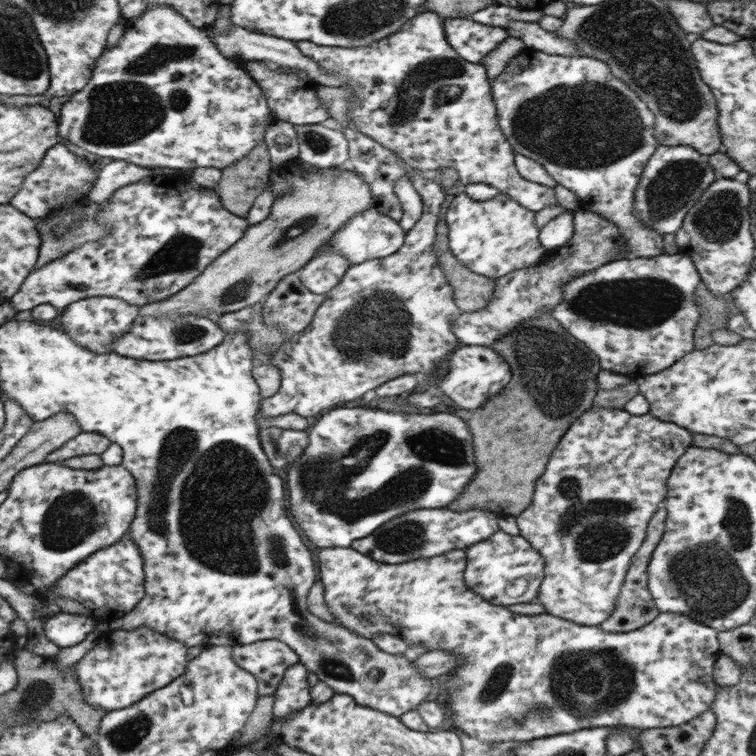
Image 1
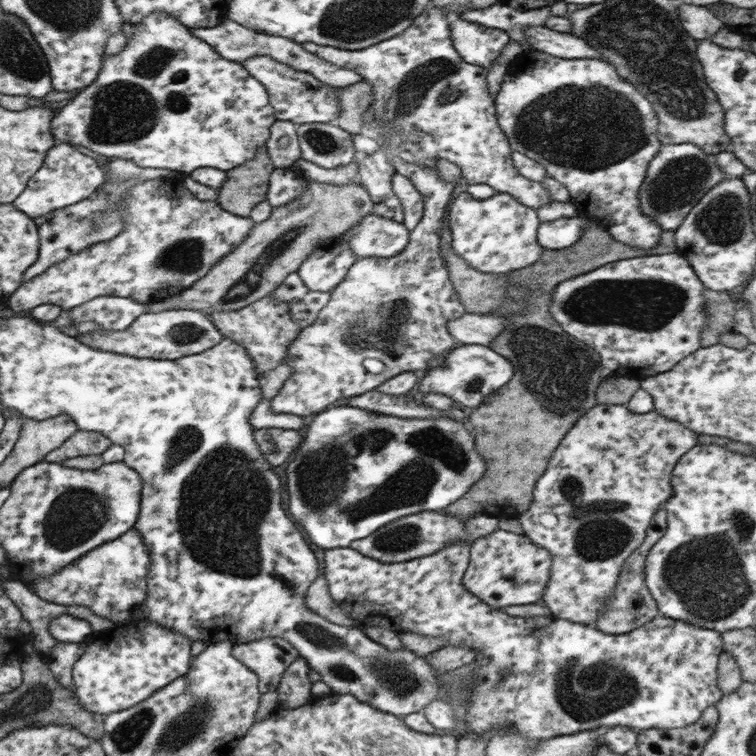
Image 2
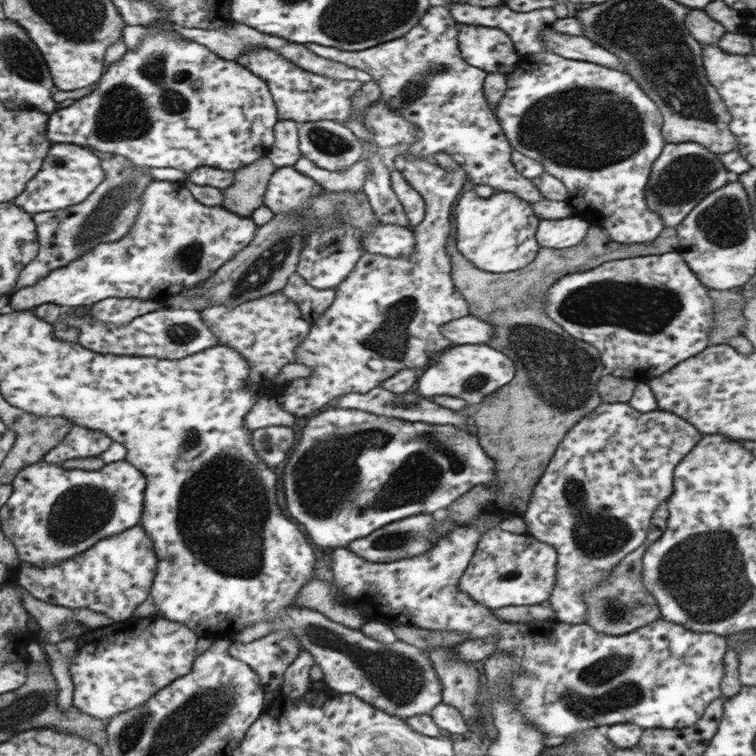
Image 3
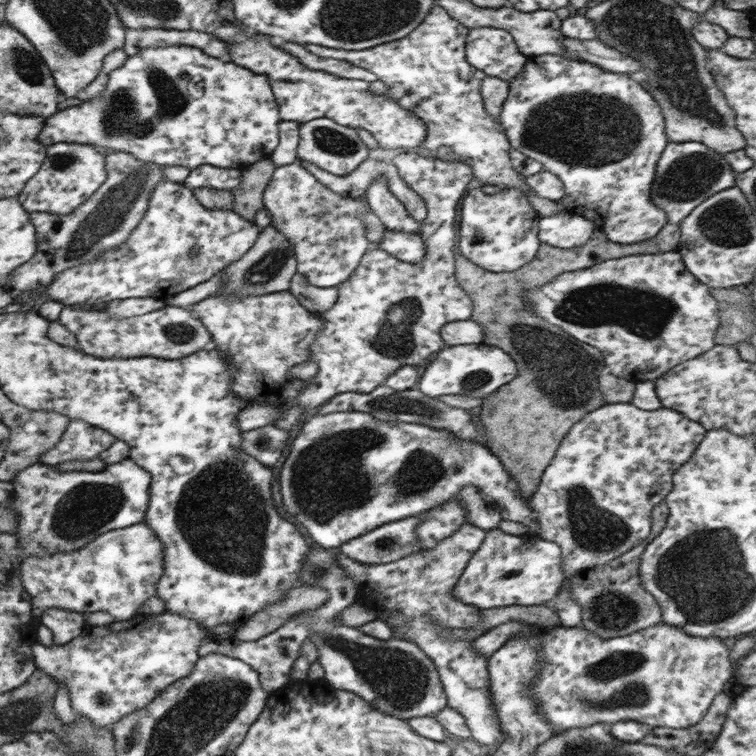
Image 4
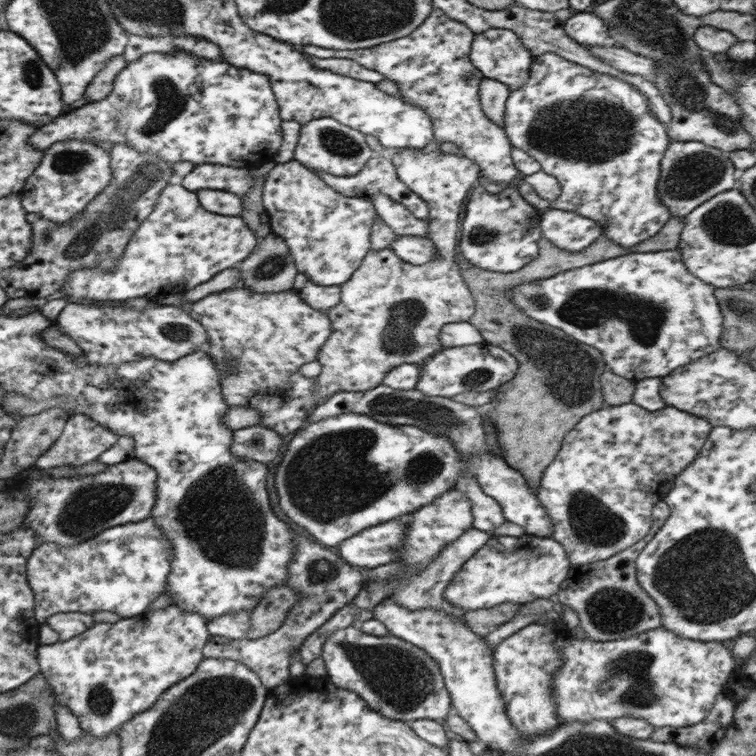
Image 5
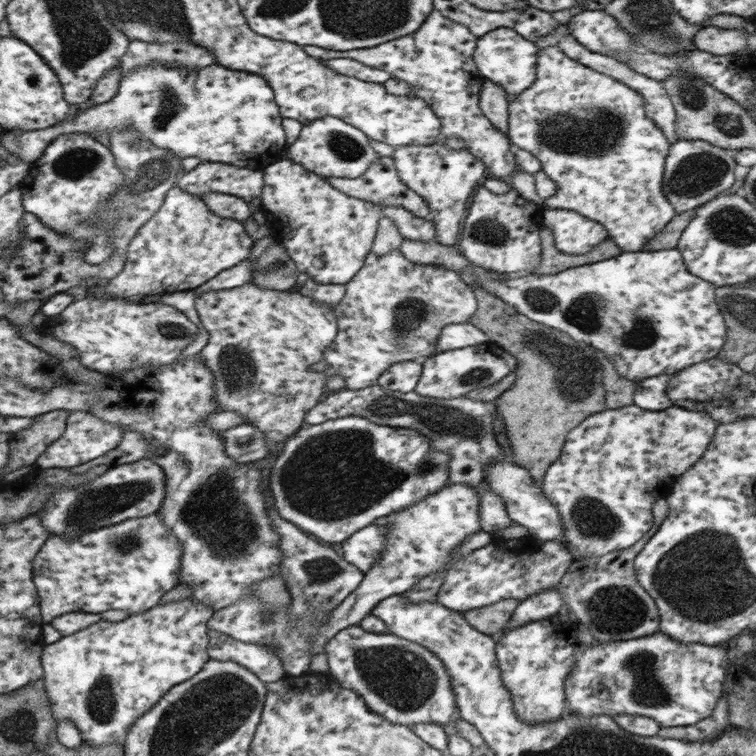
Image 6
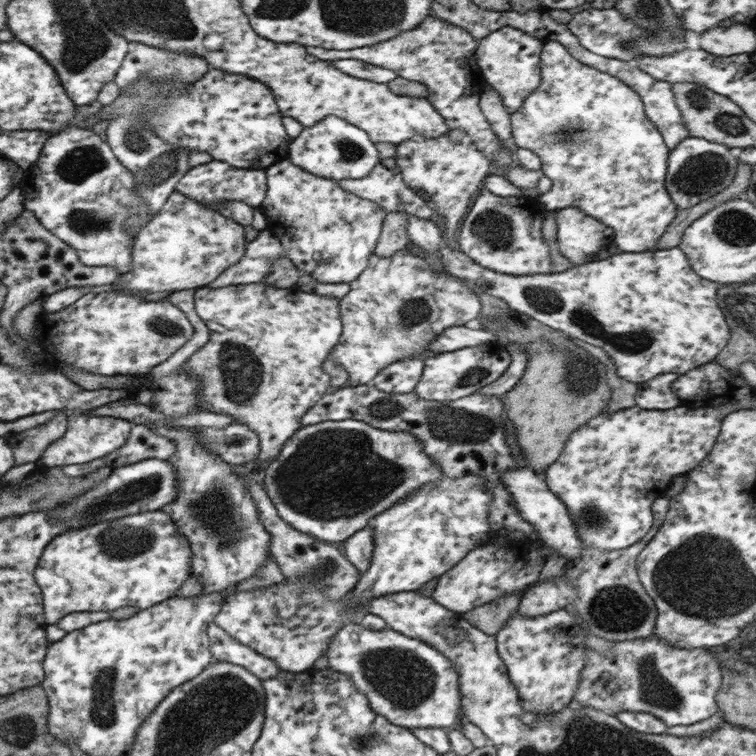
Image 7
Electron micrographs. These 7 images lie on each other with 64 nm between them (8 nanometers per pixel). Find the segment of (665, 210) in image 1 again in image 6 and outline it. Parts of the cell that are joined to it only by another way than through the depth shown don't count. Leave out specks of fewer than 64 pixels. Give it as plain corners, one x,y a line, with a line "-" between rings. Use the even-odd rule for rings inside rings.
683,140
669,145
664,158
662,191
675,215
695,209
733,184
736,162
734,151
707,144
702,140

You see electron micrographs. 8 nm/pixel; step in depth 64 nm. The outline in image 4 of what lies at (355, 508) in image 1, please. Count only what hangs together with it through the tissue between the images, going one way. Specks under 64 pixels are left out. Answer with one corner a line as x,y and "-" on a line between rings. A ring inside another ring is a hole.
359,411
332,412
321,416
313,415
309,420
305,421
301,428
299,428
299,433
291,442
289,454
287,454
287,458
285,458
285,462
283,462
279,472
279,488
283,508
285,508
287,514
295,518
295,522
299,522
301,526
305,527
307,536
309,536
315,544
325,549
337,548
337,546
341,546
344,542
356,536
361,536
382,524
387,524
394,520
406,519
409,516
419,516
429,511
429,509
443,505
443,503
449,501
449,499
457,498
460,490
464,486
469,486
470,484
477,487
479,492
498,506
501,510
500,517
502,520
522,524
527,528
528,532
534,532
536,529
536,522
534,522
534,516
531,513
530,500
525,501
523,497
521,497
520,492
518,492
518,484
509,473
505,473
505,470
501,468
499,460
497,460
493,454
489,454
481,444
471,444
471,441
459,440
457,436
453,436
453,433
449,432
447,429
434,429
423,426
422,424
379,420
373,418
372,414

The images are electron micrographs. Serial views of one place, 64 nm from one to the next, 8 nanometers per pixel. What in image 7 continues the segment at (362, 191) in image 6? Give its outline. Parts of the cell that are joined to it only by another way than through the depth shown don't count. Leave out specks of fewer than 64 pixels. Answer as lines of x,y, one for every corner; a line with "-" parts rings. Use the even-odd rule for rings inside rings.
393,157
381,158
367,176
358,179
343,179
336,183
345,191
378,204
385,212
401,212
413,215
420,219
430,218
432,211
427,207
427,200
410,189
401,178
399,167

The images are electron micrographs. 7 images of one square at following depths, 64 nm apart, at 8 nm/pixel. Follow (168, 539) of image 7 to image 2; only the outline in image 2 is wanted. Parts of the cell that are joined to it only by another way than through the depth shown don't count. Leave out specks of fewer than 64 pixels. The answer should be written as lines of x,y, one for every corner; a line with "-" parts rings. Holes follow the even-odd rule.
131,528
127,530
127,532
124,532
121,534
121,536
115,537
115,540
109,540
107,542
104,542
103,544
100,544
97,548
92,548
89,552
86,552
83,556
80,556
78,559
75,559
71,564
64,567
61,571
58,571
52,576
49,577
41,577
39,579
33,579
27,583
26,586
29,586
31,588
31,591
33,591
41,600
46,600
47,602
53,603
53,604
60,604
60,605
83,605
84,607
87,607
91,609
91,612
93,614
96,614
97,616
100,616
101,618
106,618
107,620
115,622
121,622
124,621
127,617
131,616
133,614
133,611
139,607
139,605
143,602
143,599
146,597
146,584
147,584
147,572
149,572
149,557
147,549
145,548
145,545
142,543
141,537
139,536
139,533
134,529

